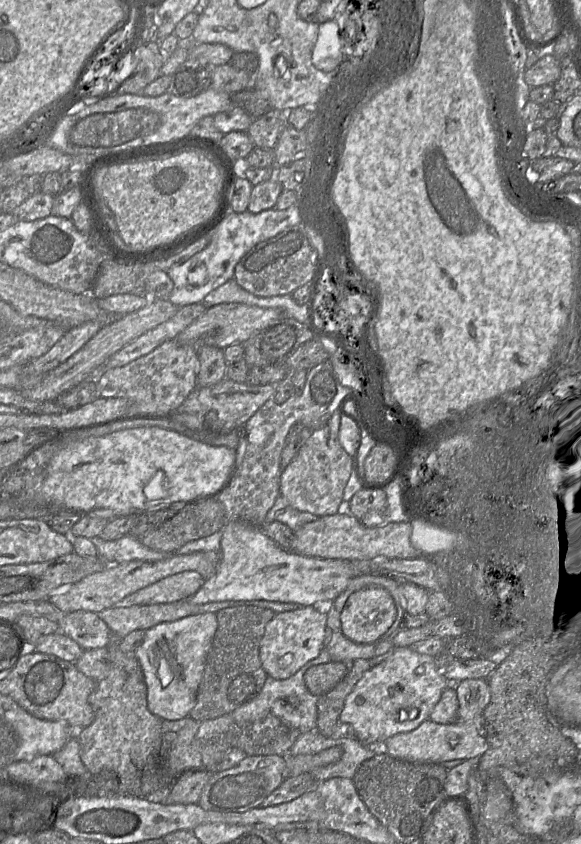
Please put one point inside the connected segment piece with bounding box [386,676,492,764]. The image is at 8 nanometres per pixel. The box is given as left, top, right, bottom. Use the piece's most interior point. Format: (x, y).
(431, 742)

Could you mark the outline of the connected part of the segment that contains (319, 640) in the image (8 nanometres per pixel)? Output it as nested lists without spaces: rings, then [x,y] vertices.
[[[313,605],[276,613],[265,627],[259,648],[260,661],[267,675],[278,680],[287,679],[316,658],[325,647],[328,618],[329,612],[322,612]]]

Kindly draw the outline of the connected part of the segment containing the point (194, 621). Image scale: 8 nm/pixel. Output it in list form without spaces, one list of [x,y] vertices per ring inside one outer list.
[[[214,612],[190,615],[176,621],[159,623],[145,631],[142,644],[135,650],[147,686],[147,708],[161,720],[189,716],[196,704],[208,652],[218,628]]]

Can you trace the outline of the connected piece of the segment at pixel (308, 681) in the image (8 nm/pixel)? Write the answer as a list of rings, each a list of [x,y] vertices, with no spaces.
[[[330,660],[310,667],[304,675],[305,686],[313,695],[320,697],[346,677],[352,668],[352,662]]]

